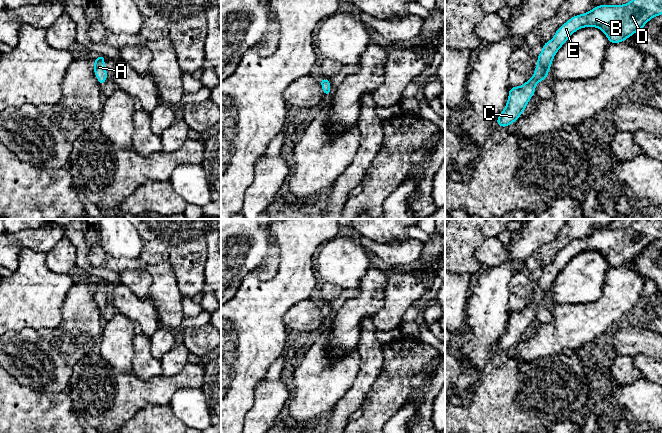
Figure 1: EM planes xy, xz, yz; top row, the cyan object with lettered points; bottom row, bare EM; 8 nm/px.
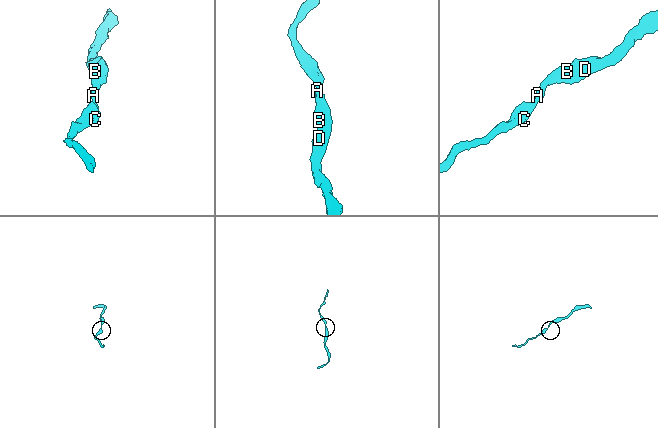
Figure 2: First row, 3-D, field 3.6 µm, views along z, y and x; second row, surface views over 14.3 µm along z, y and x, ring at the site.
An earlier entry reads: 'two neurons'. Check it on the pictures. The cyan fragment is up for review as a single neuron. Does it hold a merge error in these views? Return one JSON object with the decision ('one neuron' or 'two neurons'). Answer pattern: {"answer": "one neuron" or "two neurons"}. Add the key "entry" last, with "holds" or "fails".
{"answer": "one neuron", "entry": "fails"}

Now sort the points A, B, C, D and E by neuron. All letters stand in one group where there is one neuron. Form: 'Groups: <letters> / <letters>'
Groups: A B C D E

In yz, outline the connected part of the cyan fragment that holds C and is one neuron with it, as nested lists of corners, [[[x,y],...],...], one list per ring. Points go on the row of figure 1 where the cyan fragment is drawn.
[[[631,0],[624,5],[602,4],[586,14],[569,19],[556,31],[552,40],[543,44],[533,77],[520,87],[510,87],[508,101],[497,118],[497,126],[507,127],[521,116],[535,94],[536,84],[547,79],[554,55],[572,33],[583,27],[598,27],[606,34],[610,44],[619,43],[642,29],[650,19],[661,14],[662,0]]]

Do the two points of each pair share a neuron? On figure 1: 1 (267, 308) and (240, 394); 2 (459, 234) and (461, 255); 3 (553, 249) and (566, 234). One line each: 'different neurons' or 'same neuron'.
1: same neuron
2: same neuron
3: same neuron

